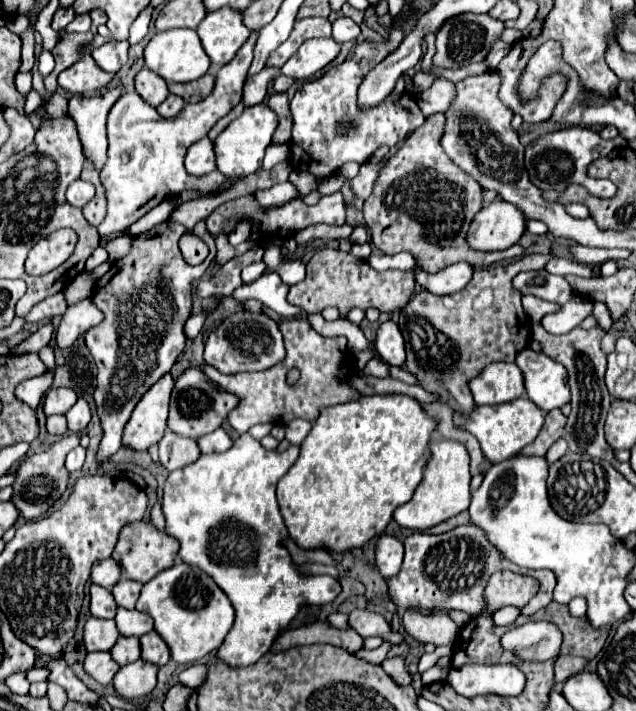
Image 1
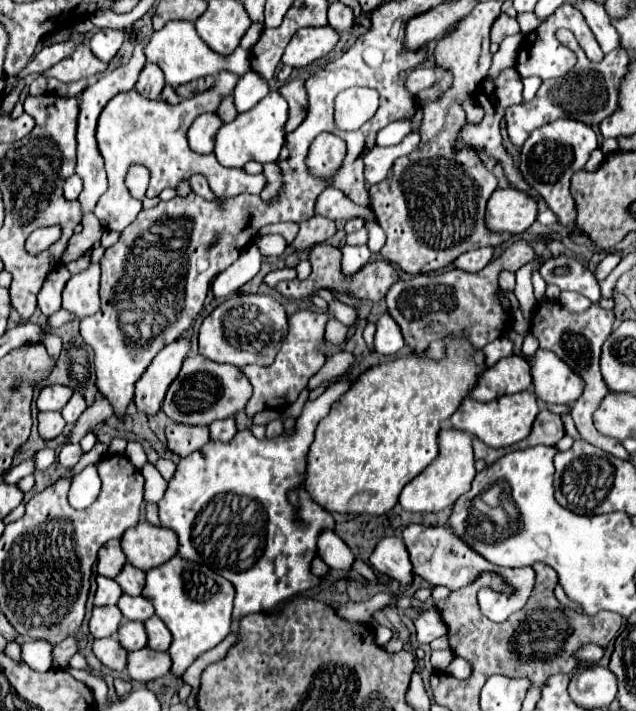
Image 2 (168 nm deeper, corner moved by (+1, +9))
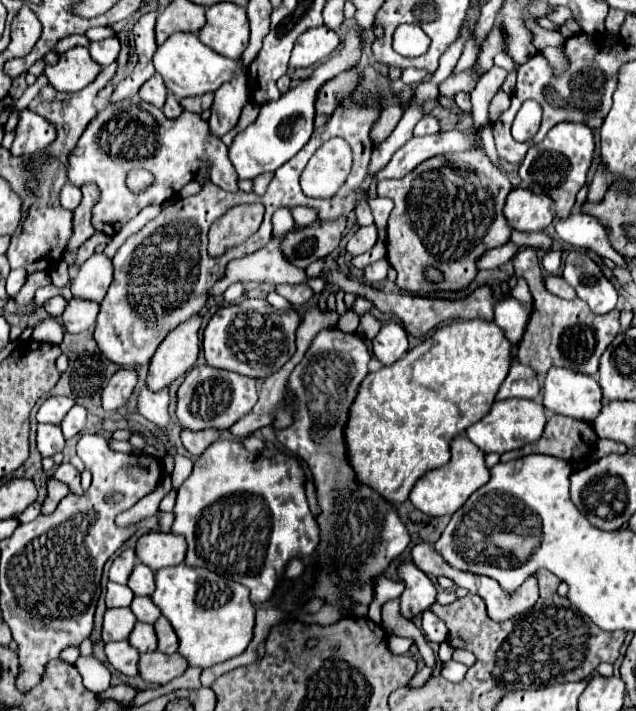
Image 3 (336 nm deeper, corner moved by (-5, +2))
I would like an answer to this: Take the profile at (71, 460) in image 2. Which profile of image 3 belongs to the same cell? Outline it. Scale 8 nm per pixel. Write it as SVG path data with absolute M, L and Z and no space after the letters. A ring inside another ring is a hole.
M64 462L56 468L54 476L62 482L66 482L68 486L72 486L72 490L80 490L80 472L70 464L70 462Z

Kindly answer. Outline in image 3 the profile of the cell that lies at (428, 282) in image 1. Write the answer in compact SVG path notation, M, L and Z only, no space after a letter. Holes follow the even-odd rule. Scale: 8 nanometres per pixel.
M508 242L504 246L500 246L500 248L492 248L492 250L484 252L482 258L476 262L476 266L478 266L478 270L494 270L494 268L500 268L508 260L512 260L516 252L518 252L518 246L514 242Z

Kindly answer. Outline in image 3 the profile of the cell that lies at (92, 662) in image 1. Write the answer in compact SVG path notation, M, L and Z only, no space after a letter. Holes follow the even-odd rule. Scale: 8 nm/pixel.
M126 640L122 642L108 642L106 644L106 656L108 662L126 676L138 674L138 650L134 650Z

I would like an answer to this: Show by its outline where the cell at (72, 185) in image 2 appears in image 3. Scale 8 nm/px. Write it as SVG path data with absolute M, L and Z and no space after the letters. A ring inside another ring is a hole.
M66 182L64 188L62 188L62 194L60 194L60 202L62 202L62 206L68 208L68 210L74 210L74 208L80 204L80 200L82 200L82 192L80 192L80 188L74 186L74 184L70 184L70 182Z

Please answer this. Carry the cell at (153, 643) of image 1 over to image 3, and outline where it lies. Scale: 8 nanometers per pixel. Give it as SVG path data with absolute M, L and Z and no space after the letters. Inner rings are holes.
M160 616L158 622L154 624L154 630L158 636L158 650L162 654L174 654L178 650L178 638L176 632L172 630L172 624L164 616Z

